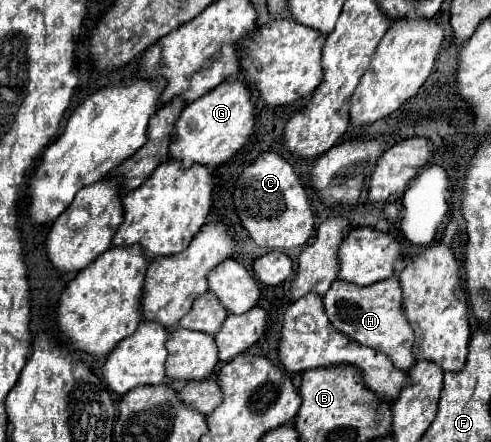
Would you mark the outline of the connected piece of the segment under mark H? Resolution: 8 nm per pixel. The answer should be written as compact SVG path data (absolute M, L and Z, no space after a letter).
M387 278L371 286L357 286L345 280L335 280L327 290L325 310L331 324L345 336L361 342L363 346L375 348L385 354L399 370L409 370L415 364L413 358L413 330L403 312L403 294L399 278Z

